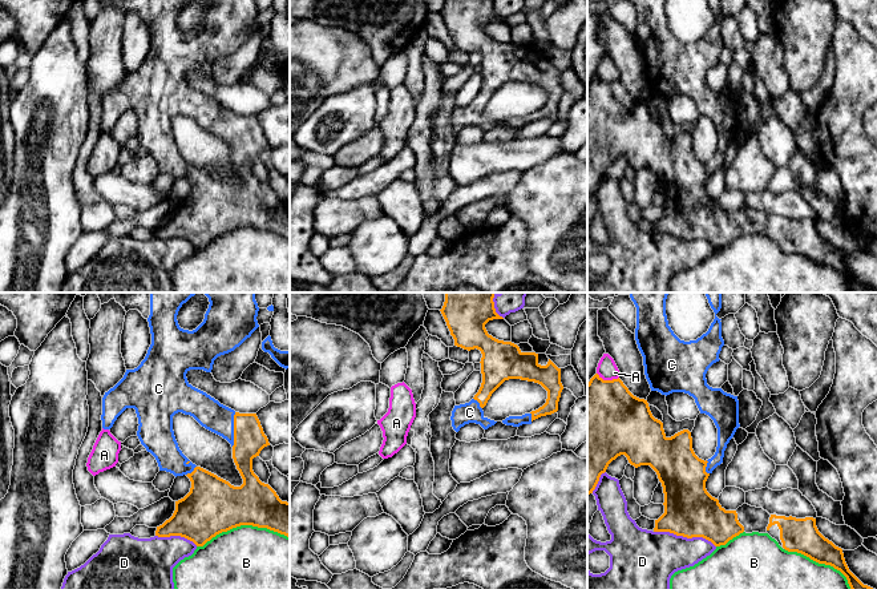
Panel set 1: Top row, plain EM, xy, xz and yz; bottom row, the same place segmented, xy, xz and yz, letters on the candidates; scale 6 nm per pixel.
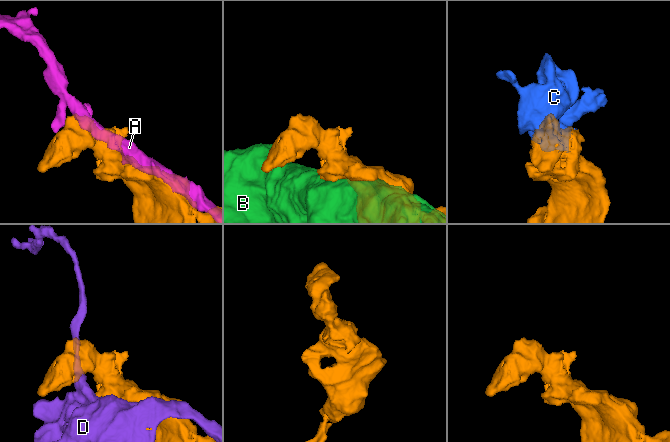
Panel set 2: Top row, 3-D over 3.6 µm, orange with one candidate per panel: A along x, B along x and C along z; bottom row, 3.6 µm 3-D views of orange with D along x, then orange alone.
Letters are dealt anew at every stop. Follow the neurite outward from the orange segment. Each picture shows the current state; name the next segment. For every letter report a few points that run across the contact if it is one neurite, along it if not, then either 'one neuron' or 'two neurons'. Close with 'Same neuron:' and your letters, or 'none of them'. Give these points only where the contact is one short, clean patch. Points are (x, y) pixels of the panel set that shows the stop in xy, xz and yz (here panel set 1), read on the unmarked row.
A: line yz (597, 75), (603, 81), (618, 80); two neurons
B: two neurons
C: one neuron
D: two neurons
Same neuron: C

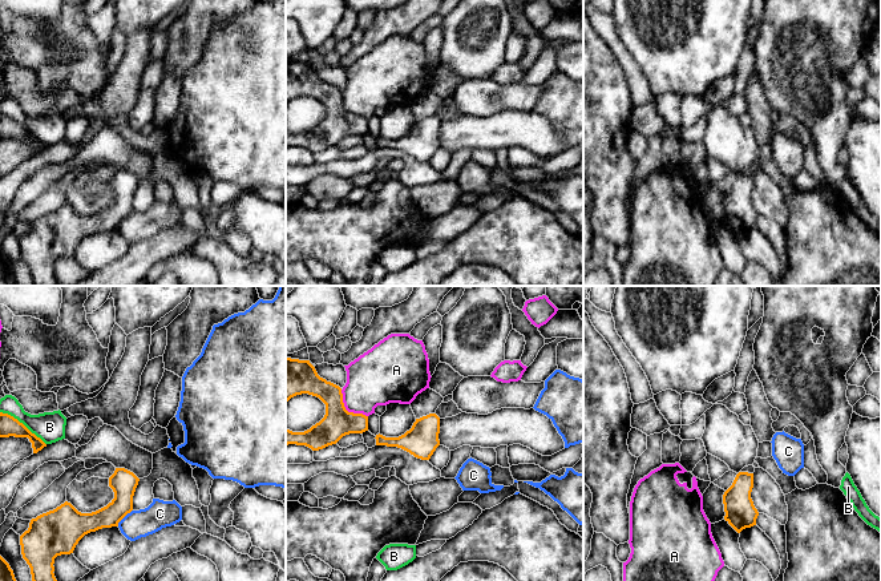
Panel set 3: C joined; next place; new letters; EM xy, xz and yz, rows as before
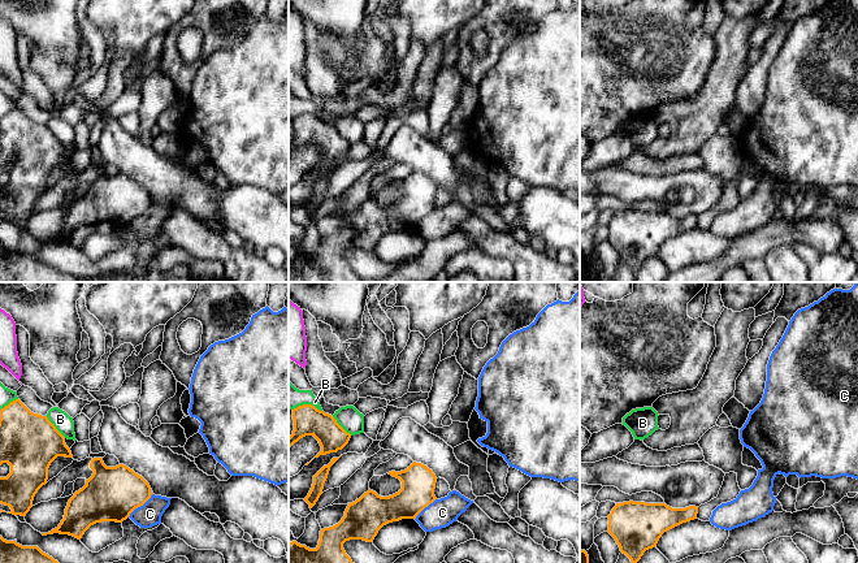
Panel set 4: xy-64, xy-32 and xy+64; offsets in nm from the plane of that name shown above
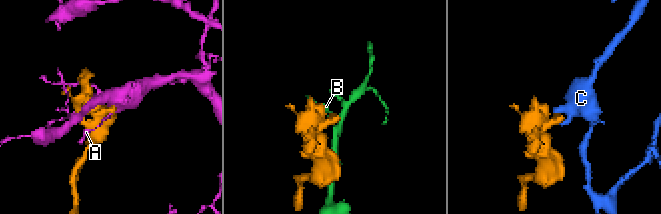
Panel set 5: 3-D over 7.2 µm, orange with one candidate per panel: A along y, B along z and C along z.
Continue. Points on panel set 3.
A: two neurons
B: two neurons
C: line xy (132, 212), (117, 228); two neurons
Same neuron: none of them

